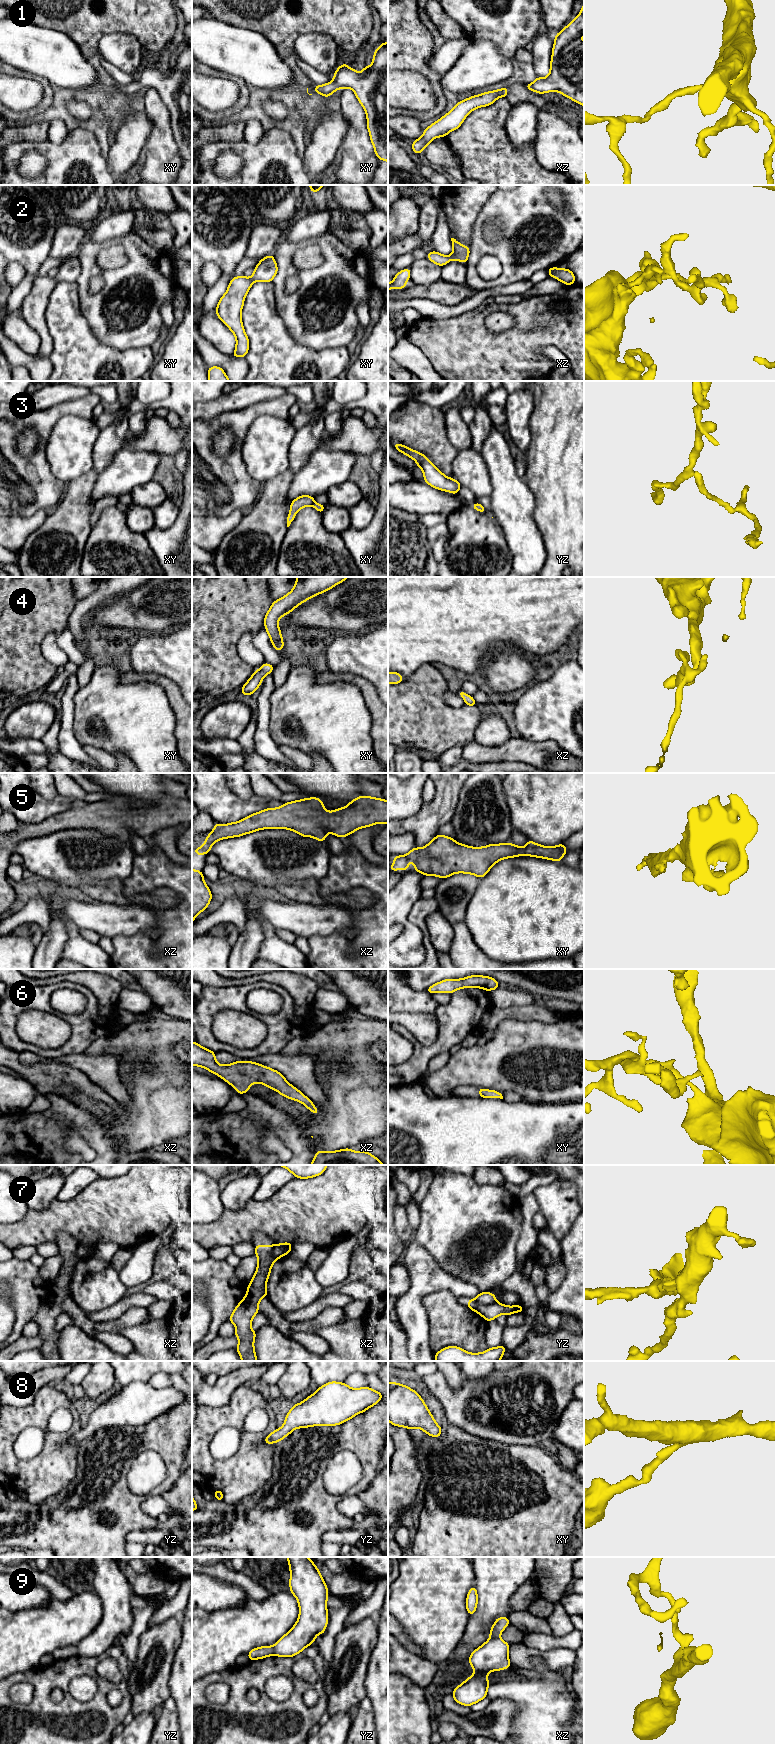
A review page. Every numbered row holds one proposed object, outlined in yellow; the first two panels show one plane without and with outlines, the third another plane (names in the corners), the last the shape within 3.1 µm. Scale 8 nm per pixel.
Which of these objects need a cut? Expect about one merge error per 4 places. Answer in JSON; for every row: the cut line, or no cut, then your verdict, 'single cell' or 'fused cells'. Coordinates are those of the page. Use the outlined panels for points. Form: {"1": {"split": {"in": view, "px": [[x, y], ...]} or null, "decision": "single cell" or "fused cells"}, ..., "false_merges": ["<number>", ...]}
{"1": {"split": null, "decision": "single cell"}, "2": {"split": null, "decision": "single cell"}, "3": {"split": {"in": "xy", "px": [[314, 502], [312, 505]]}, "decision": "fused cells"}, "4": {"split": null, "decision": "single cell"}, "5": {"split": null, "decision": "single cell"}, "6": {"split": null, "decision": "single cell"}, "7": {"split": {"in": "xz", "px": [[274, 1245], [271, 1254], [257, 1267]]}, "decision": "fused cells"}, "8": {"split": null, "decision": "single cell"}, "9": {"split": {"in": "yz", "px": [[272, 1646], [274, 1654]]}, "decision": "fused cells"}, "false_merges": ["3", "7", "9"]}

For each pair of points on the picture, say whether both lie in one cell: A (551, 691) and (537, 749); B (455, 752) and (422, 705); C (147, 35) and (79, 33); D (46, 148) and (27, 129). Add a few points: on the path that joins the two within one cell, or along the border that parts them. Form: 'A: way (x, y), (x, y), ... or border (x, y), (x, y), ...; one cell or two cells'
A: border (519, 737), (529, 741), (545, 741); two cells
B: border (463, 746), (460, 744), (454, 745), (439, 756); two cells
C: way (130, 23), (96, 23); one cell
D: border (47, 138), (41, 141), (18, 141), (16, 143); two cells

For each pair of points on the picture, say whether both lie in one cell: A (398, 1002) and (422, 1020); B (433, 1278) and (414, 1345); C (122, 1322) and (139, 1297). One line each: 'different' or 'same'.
A: different
B: same
C: different

